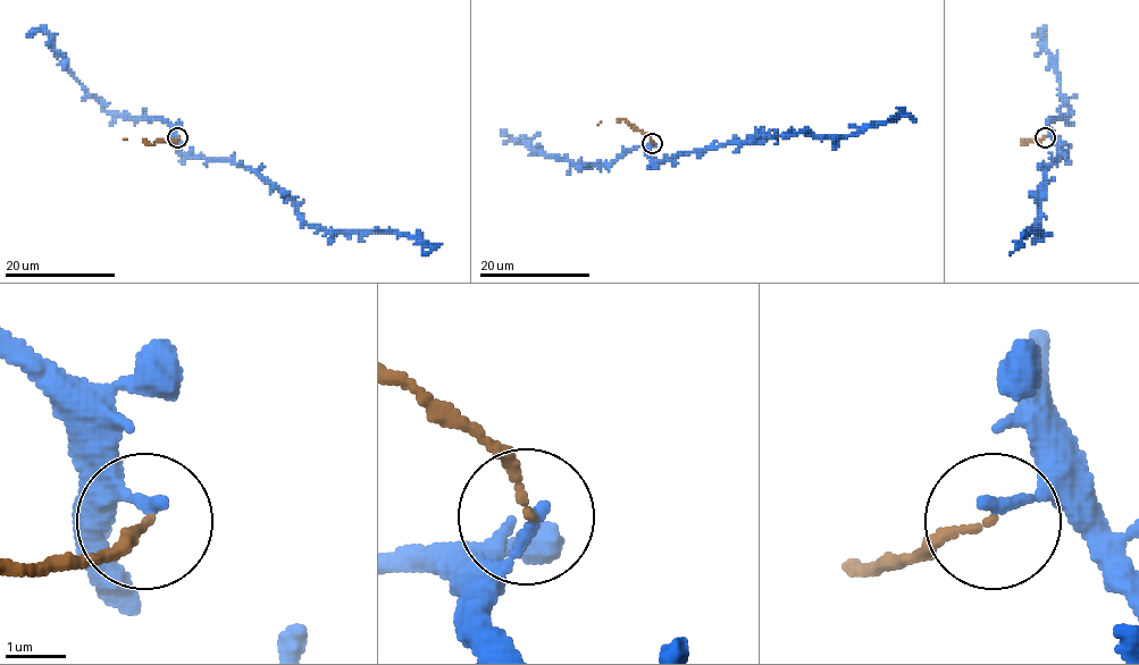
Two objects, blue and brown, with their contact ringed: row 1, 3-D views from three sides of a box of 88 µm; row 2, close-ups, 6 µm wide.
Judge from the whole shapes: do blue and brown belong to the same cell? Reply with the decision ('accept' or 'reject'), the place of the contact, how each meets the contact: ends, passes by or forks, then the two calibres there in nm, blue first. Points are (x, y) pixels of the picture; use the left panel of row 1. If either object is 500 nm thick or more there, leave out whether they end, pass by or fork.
reject | (177, 137) | blue ends | brown ends | 190/130 nm

